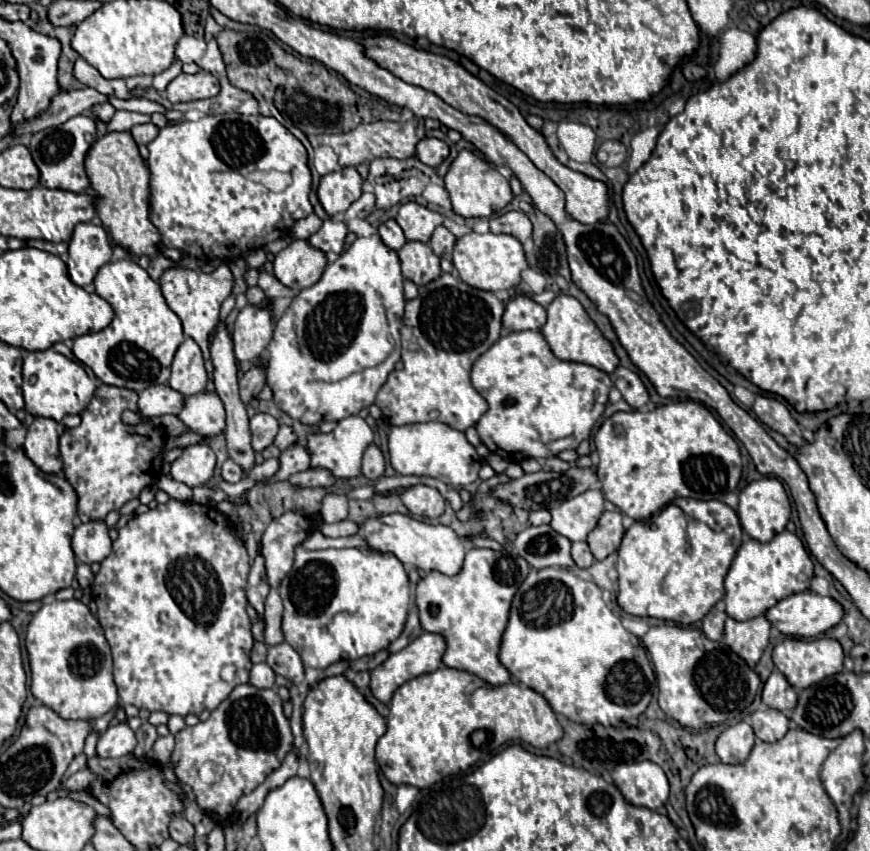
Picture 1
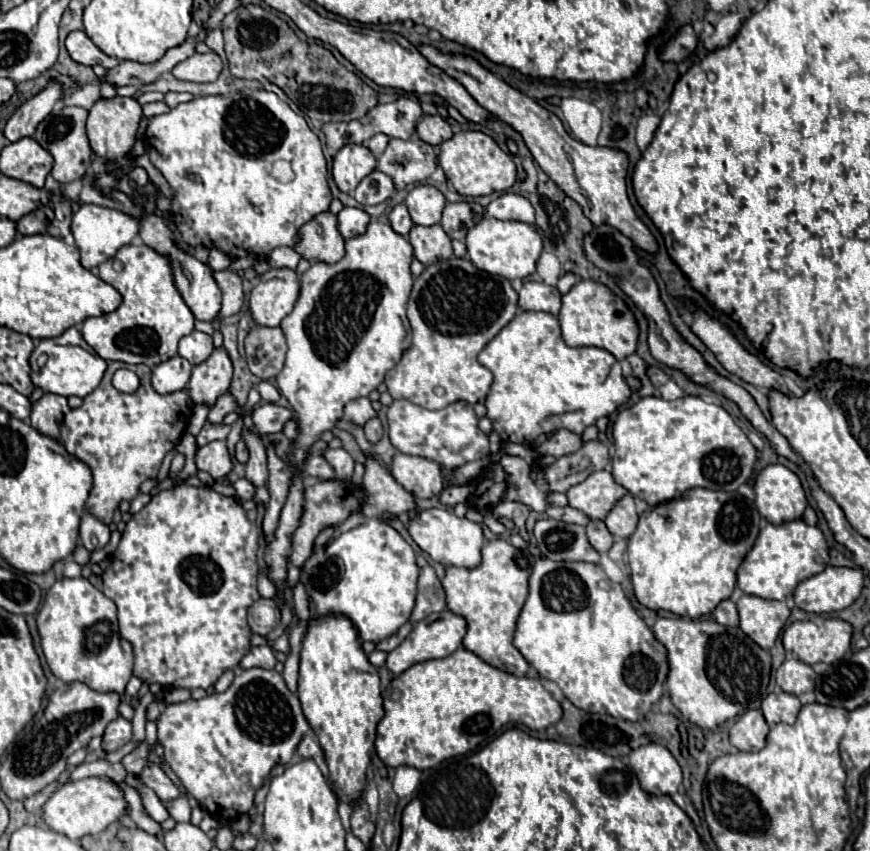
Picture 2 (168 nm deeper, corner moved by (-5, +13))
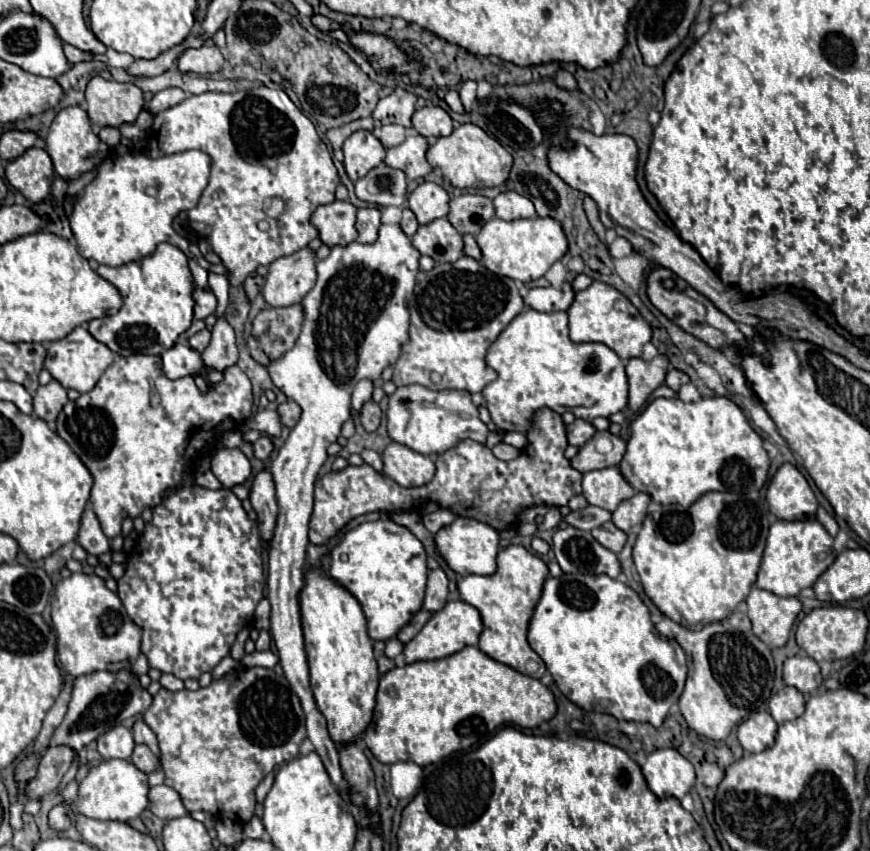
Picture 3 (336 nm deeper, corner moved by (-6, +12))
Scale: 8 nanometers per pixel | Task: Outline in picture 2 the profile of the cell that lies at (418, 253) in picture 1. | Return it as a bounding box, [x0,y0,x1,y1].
[408,224,452,266]

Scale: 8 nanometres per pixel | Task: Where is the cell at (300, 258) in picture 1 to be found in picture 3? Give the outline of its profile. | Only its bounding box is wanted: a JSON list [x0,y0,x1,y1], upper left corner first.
[311,201,357,245]

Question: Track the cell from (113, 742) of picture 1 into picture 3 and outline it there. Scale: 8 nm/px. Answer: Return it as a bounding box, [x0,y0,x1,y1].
[97,725,133,759]

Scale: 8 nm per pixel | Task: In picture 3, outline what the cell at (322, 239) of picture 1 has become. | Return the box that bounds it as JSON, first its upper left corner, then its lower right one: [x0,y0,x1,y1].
[357,207,381,243]

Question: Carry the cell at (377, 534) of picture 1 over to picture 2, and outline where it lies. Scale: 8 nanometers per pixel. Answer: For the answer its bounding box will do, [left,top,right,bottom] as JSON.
[406,508,484,568]

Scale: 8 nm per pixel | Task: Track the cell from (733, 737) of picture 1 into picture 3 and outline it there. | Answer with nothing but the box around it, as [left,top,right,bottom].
[737,711,777,753]

